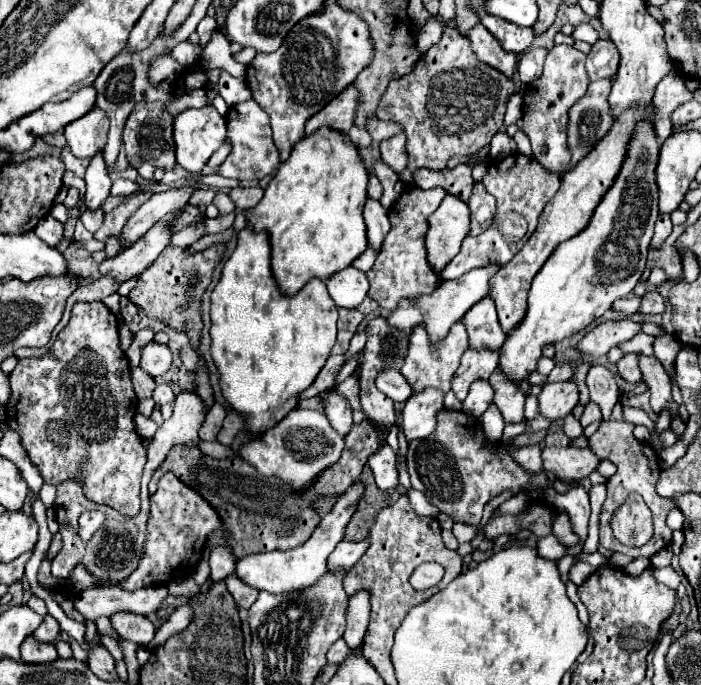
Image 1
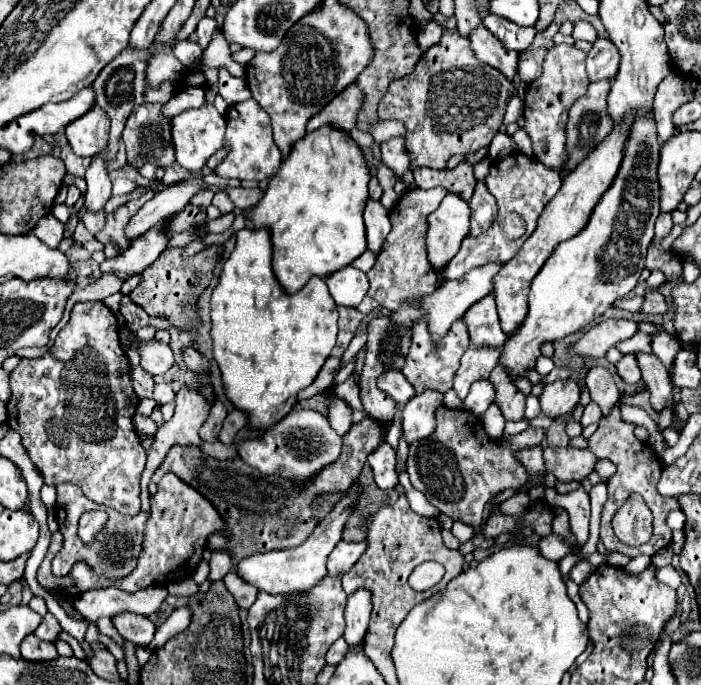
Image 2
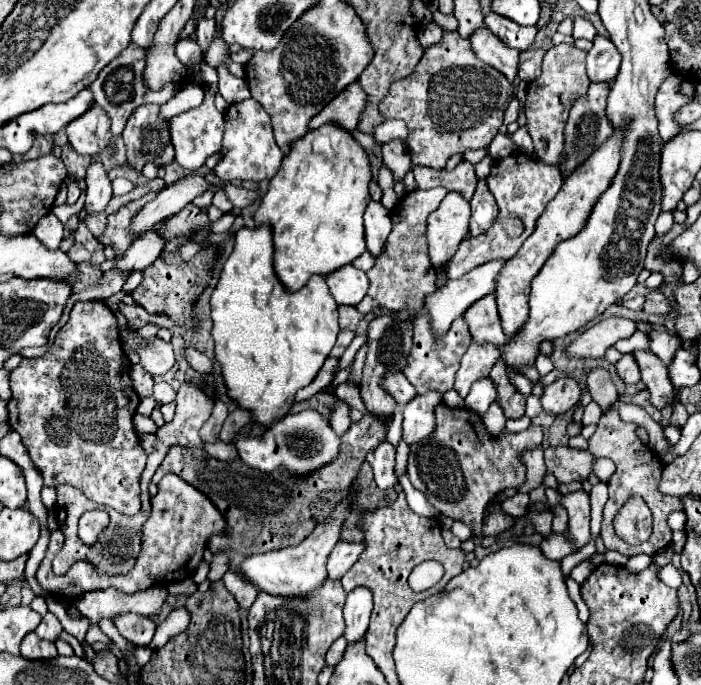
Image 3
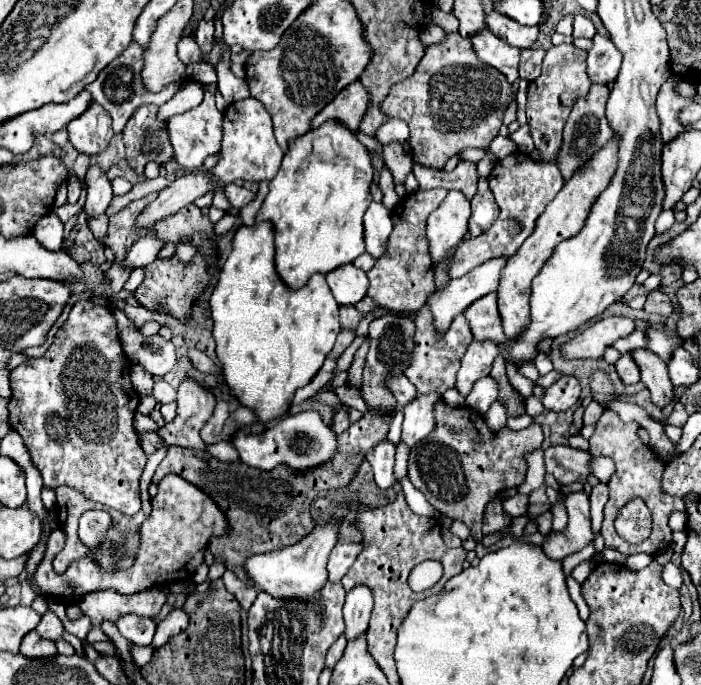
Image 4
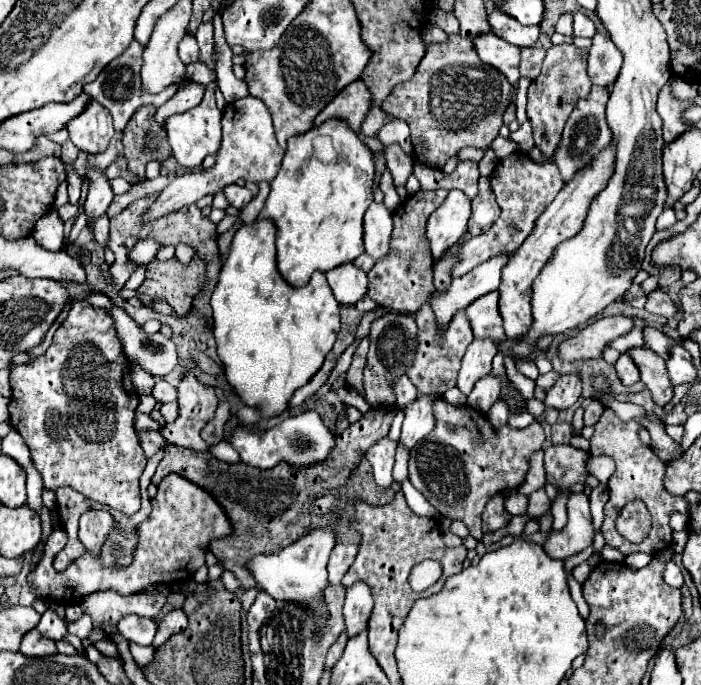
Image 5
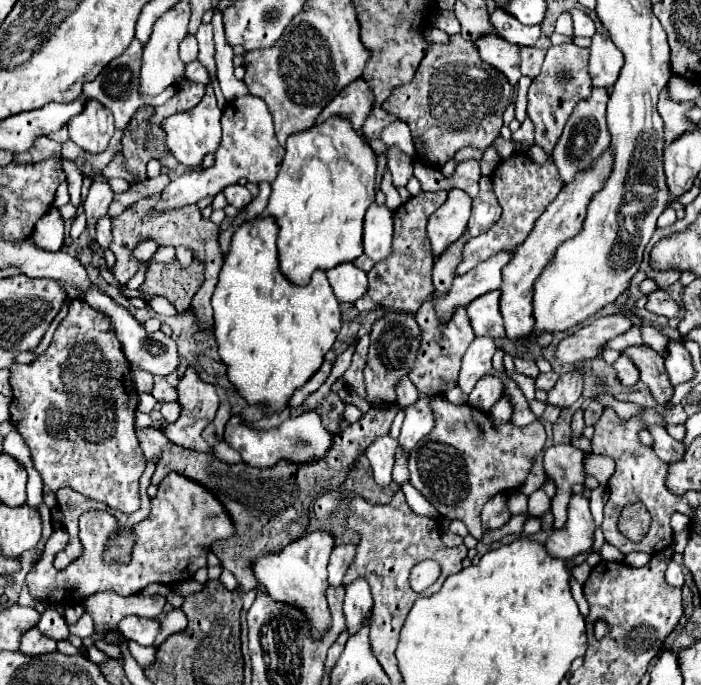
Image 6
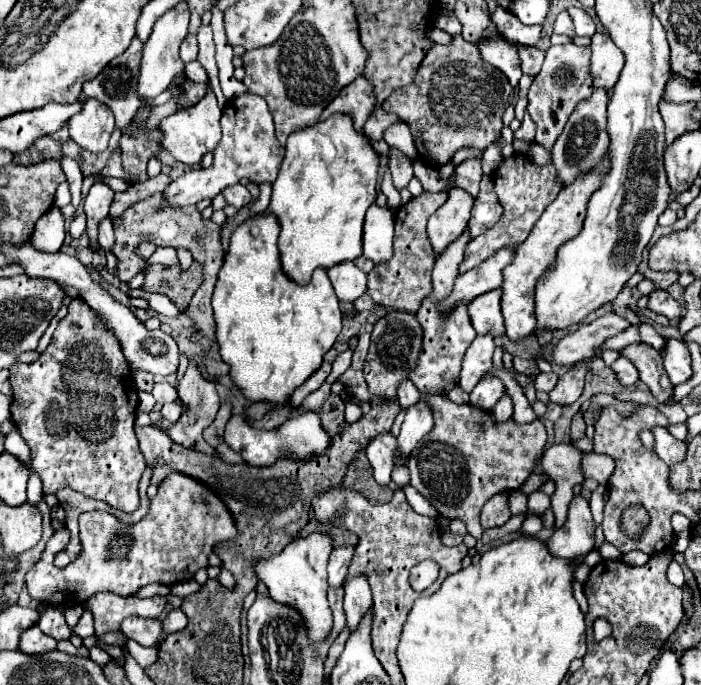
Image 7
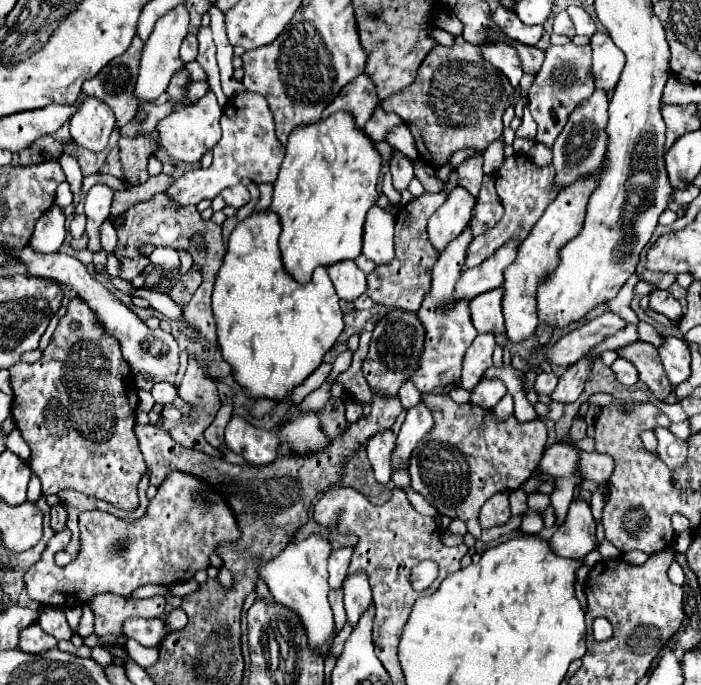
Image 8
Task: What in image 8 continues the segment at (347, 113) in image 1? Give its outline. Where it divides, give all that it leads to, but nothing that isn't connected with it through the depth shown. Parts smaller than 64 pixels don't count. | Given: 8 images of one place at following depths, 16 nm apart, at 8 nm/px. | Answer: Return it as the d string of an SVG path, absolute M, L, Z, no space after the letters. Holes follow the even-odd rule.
M362 74L340 90L336 100L332 100L332 104L328 104L328 108L324 110L322 118L328 118L330 114L340 112L340 110L350 112L354 116L356 128L362 130L366 120L372 116L376 104L378 104L376 88L374 88L372 80L366 74Z

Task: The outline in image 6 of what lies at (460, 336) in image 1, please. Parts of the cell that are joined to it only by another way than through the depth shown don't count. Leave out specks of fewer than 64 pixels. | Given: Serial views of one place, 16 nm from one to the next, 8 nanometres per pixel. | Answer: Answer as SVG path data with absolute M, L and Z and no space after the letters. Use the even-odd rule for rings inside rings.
M432 296L422 304L416 312L416 322L420 324L420 352L416 354L416 366L408 372L408 378L418 388L420 394L444 394L446 390L456 386L462 356L470 342L474 340L474 332L470 320L466 316L466 308L460 308L448 324L440 324L436 312L432 310Z

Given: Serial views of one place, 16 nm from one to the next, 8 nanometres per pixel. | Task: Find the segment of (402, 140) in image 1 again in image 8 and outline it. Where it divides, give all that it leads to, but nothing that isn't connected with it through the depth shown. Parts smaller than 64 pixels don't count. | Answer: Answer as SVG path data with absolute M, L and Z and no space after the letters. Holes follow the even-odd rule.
M394 150L392 158L390 158L390 172L392 172L392 178L394 178L394 188L406 190L410 180L414 178L412 160L408 160L400 150Z

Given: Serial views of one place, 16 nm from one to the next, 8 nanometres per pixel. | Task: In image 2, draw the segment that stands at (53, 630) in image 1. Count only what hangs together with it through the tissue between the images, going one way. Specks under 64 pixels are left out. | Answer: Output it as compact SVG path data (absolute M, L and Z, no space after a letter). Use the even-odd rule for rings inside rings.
M46 614L46 618L42 620L42 624L34 631L36 638L44 640L44 642L54 642L60 634L60 624L52 614Z

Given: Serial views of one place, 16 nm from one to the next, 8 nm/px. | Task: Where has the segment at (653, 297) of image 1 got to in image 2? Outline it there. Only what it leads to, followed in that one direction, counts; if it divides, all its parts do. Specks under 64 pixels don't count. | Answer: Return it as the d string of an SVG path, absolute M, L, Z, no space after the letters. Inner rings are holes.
M650 290L644 296L644 302L642 302L640 312L644 312L644 314L664 314L666 308L668 308L666 306L666 298L658 290Z

